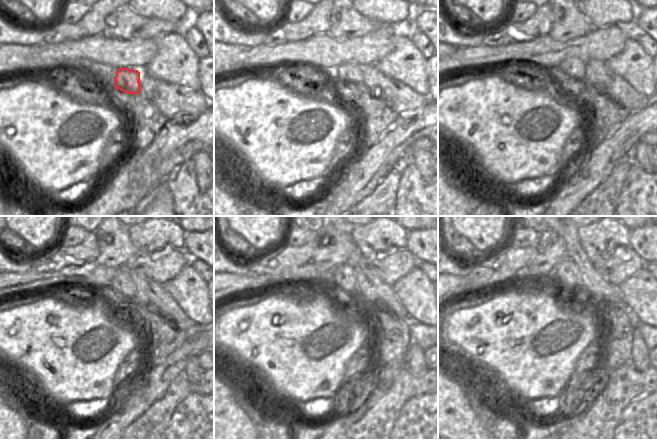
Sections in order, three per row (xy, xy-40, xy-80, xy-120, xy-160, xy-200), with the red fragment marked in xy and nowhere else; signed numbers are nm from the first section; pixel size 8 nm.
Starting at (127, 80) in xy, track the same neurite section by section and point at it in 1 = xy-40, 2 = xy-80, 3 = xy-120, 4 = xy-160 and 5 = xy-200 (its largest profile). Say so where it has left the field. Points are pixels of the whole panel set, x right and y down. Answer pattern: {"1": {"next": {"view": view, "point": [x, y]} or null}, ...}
{"1": {"next": {"view": "xy-40", "point": [345, 72]}}, "2": {"next": {"view": "xy-80", "point": [573, 67]}}, "3": {"next": {"view": "xy-120", "point": [122, 283]}}, "4": {"next": {"view": "xy-160", "point": [344, 278]}}, "5": {"next": {"view": "xy-200", "point": [567, 276]}}}

